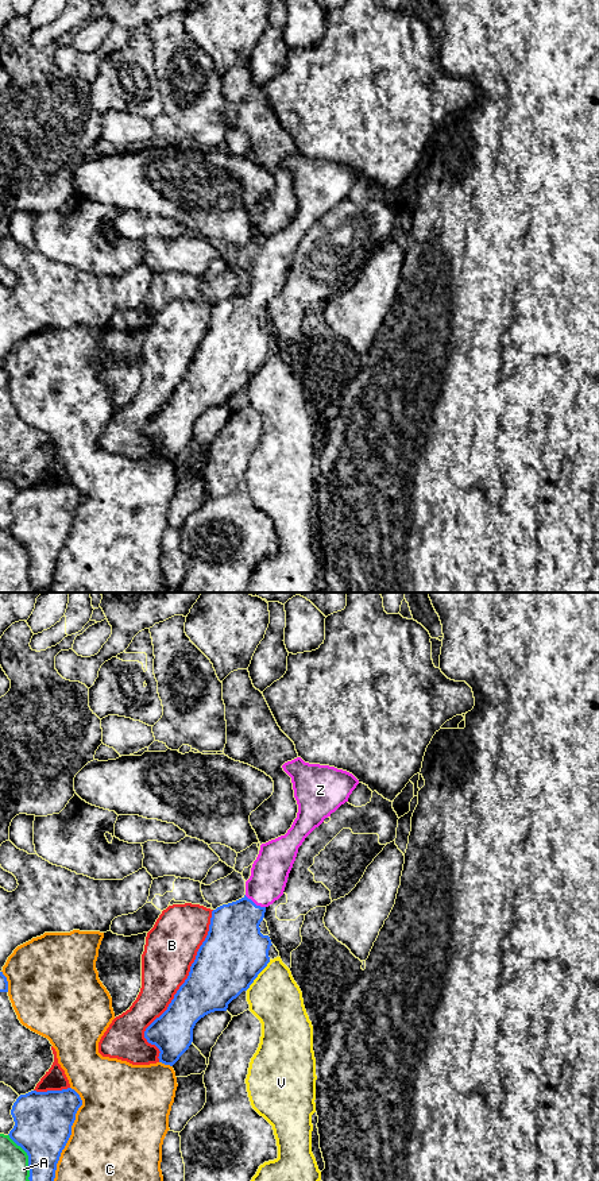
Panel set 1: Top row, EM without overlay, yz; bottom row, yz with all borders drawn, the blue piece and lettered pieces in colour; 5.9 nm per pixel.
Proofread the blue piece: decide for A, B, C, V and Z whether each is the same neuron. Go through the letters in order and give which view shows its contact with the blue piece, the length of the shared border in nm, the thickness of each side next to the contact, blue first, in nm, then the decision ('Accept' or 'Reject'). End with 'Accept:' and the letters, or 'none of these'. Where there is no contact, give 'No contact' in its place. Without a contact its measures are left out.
A: Touches blue in yz. Shared border 420 nm. Thickness 340 nm (blue) against 200 nm. Reject
B: Touches blue in yz. Shared border 950 nm. Thickness 340 nm (blue) against 320 nm. Reject
C: Touches blue in yz. Shared border 650 nm. Thickness 340 nm (blue) against 500 nm. Reject
V: Touches blue in yz. Shared border 240 nm. Thickness 380 nm (blue) against 320 nm. Reject
Z: Touches blue in yz. Shared border 150 nm. Thickness 320 nm (blue) against 220 nm. Accept
Accept: Z

